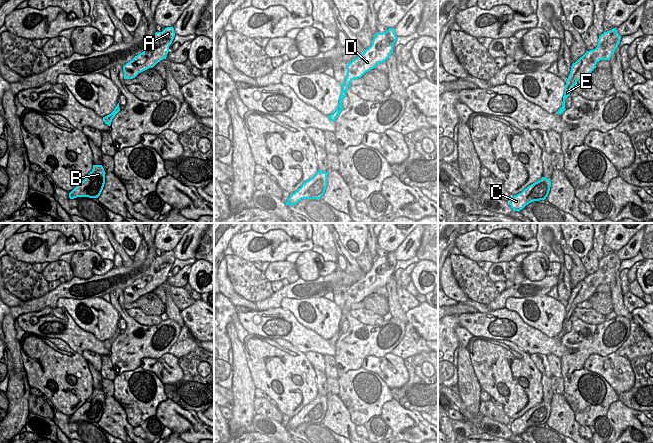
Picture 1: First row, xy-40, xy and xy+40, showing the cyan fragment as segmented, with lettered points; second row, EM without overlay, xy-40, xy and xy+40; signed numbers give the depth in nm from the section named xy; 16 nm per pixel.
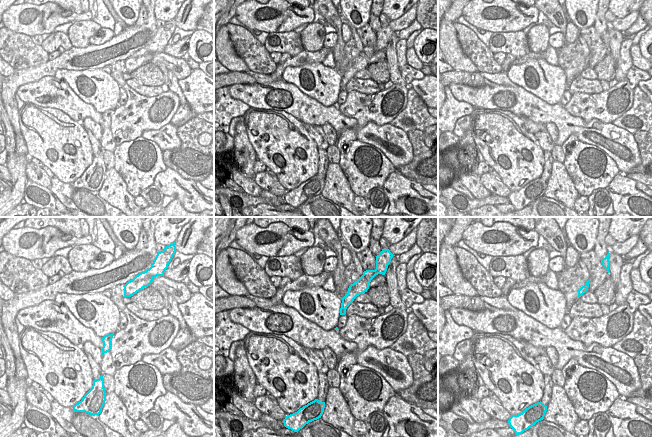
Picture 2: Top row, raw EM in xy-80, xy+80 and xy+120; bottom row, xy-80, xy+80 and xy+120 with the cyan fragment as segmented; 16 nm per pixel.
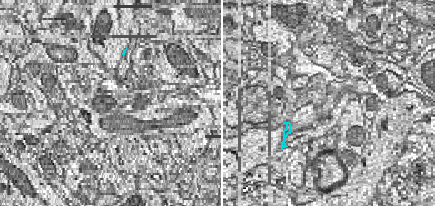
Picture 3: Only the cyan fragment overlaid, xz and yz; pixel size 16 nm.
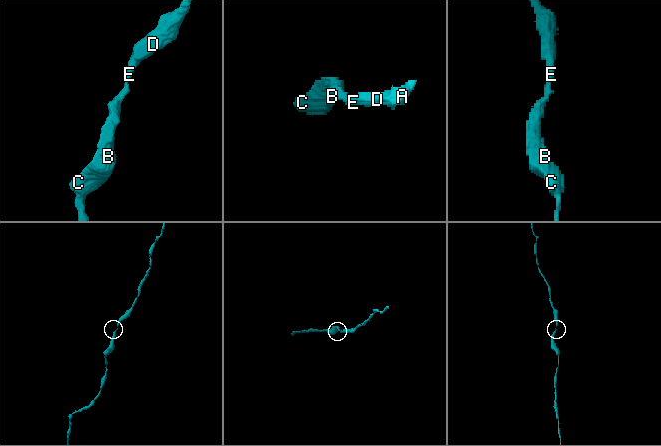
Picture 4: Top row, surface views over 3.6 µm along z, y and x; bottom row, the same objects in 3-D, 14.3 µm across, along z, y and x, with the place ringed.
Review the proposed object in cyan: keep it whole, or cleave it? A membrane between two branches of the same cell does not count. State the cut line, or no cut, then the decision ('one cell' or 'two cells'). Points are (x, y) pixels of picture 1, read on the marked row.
no cut; one cell

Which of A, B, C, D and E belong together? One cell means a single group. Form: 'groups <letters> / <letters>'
groups A B C D E

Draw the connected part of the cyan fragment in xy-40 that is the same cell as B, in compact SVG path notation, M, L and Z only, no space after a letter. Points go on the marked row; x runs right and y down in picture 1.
M93 165L92 171L70 193L69 198L98 198L105 184L105 171L102 165Z

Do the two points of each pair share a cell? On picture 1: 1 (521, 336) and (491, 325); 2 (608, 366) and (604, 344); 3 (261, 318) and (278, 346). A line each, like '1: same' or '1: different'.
1: same
2: different
3: different

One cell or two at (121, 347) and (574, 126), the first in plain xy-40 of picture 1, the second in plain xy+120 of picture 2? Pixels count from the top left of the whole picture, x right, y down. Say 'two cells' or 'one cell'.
two cells

